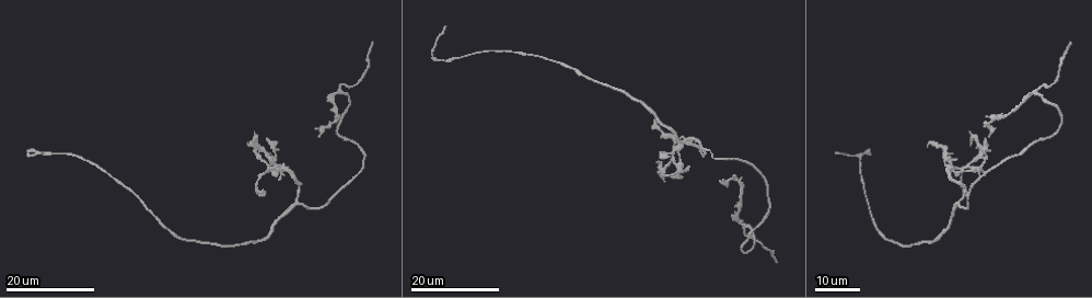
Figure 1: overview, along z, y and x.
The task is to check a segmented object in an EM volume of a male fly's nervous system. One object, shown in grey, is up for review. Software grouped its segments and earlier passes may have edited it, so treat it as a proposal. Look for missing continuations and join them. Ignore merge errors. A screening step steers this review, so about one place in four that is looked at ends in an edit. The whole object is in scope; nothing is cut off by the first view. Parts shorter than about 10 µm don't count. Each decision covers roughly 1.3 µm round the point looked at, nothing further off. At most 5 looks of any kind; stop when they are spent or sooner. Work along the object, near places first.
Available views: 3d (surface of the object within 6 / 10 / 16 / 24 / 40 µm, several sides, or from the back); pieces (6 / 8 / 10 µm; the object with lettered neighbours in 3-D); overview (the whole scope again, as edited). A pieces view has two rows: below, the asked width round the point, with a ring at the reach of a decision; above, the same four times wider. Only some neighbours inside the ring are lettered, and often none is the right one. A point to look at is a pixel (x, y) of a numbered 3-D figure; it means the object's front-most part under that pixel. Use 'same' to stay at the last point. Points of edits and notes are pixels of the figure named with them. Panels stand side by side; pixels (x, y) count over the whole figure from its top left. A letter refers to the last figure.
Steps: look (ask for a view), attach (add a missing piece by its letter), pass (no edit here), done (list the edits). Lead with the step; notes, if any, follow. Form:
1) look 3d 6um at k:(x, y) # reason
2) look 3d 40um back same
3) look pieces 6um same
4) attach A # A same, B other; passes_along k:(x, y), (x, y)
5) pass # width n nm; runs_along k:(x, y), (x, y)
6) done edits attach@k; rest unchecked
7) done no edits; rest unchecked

look 3d 24um at 1:(320, 135)

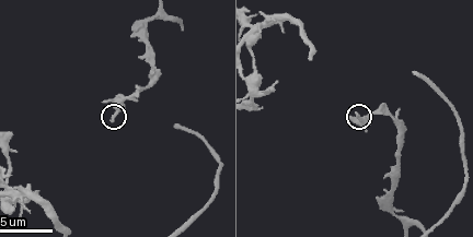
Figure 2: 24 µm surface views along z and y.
look 3d 10um at 2:(114, 122)

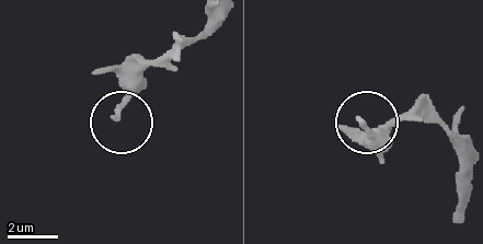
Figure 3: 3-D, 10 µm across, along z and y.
look pieces 10um at 3:(117, 116) # what lies round it

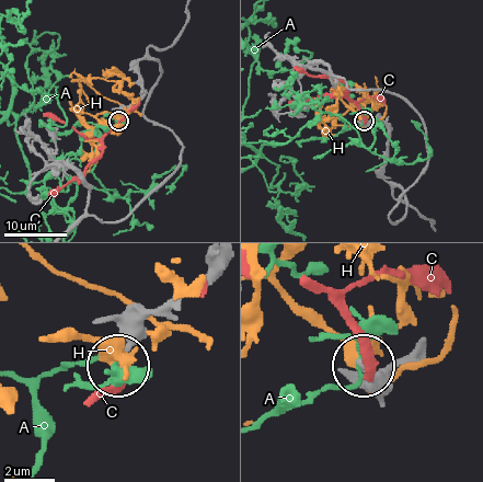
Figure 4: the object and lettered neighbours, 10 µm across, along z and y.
pass # A other, C other, H other; none of them fits

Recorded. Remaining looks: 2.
look 3d 16um at 1:(371, 43) # end of a long branch

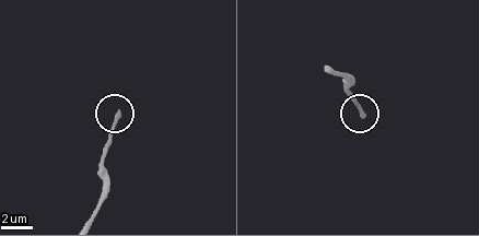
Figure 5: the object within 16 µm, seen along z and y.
look pieces 10um at 5:(362, 117)

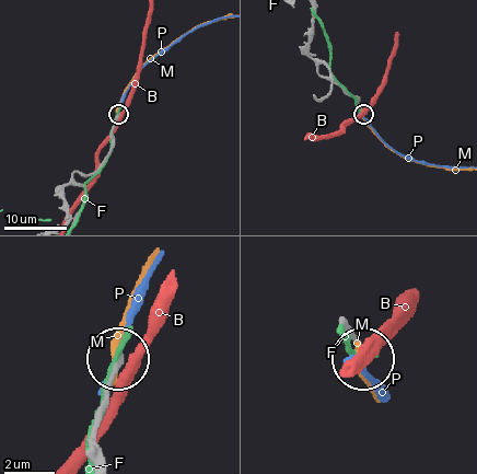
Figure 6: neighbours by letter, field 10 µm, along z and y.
pass # width 270 nm; B other, F other, M other, P other; no lettered piece goes on from it

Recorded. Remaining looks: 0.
done no edits; rest unchecked

